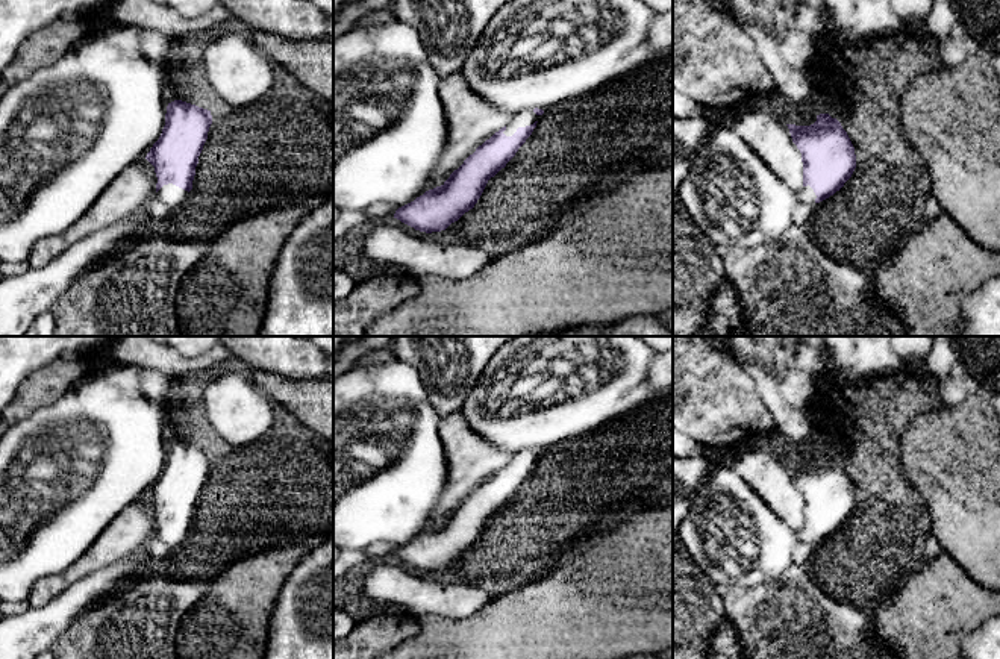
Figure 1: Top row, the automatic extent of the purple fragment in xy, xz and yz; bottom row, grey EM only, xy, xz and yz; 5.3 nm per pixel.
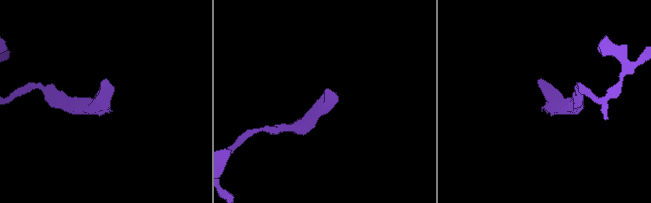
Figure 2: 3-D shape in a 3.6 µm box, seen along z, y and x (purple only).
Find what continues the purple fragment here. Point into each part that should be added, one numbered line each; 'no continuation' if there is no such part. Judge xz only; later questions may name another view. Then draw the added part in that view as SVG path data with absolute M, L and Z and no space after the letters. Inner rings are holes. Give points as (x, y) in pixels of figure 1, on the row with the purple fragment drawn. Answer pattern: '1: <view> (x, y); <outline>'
1: xz (523, 118); M533 109L521 111L512 115L512 121L506 126L503 132L506 136L512 136L518 127L526 127L539 120L541 115L536 115Z

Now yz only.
1: yz (806, 194); M808 185L808 186L803 186L797 194L797 198L800 203L815 203L815 192L814 189Z

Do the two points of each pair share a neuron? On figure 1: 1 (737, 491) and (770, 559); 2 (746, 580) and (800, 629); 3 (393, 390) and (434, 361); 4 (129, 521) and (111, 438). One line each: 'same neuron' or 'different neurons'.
1: same neuron
2: different neurons
3: different neurons
4: different neurons

